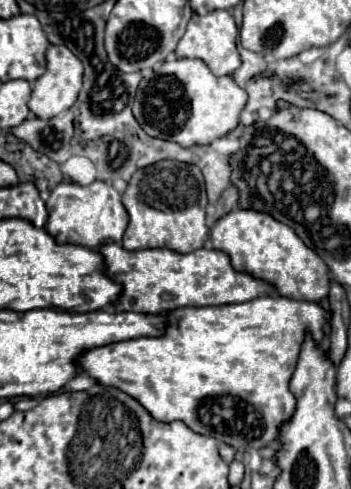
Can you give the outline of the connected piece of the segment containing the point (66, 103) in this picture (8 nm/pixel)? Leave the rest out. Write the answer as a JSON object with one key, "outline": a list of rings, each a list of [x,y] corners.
{"outline":[[[49,45],[49,49],[45,51],[45,59],[47,59],[47,69],[33,83],[33,93],[29,99],[29,109],[39,119],[51,119],[67,111],[75,103],[83,83],[83,64],[69,49],[65,49],[65,45]]]}

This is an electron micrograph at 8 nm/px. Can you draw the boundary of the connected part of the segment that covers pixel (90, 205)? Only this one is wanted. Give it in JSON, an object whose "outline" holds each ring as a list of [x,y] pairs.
{"outline":[[[93,181],[91,185],[59,183],[47,199],[47,231],[57,243],[73,243],[89,249],[97,249],[103,243],[121,243],[129,215],[121,203],[121,195],[103,181]]]}

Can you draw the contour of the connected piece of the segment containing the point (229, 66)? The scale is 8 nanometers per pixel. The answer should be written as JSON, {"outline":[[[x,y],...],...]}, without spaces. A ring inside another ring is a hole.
{"outline":[[[213,11],[203,17],[193,15],[187,25],[185,35],[181,37],[181,41],[175,49],[175,55],[201,59],[207,63],[207,67],[215,75],[231,75],[241,65],[241,57],[237,53],[237,35],[239,35],[239,29],[229,11]]]}

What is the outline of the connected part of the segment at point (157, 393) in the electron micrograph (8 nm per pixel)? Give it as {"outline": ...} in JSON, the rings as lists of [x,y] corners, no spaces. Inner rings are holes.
{"outline":[[[261,295],[253,301],[245,301],[245,303],[237,303],[237,305],[219,305],[219,307],[179,307],[173,311],[165,311],[165,333],[159,337],[137,337],[137,339],[127,339],[127,341],[119,341],[119,343],[109,343],[103,347],[95,347],[95,349],[87,349],[85,353],[81,353],[77,357],[77,365],[83,373],[91,375],[97,383],[101,385],[109,385],[109,387],[117,387],[123,393],[131,395],[133,399],[137,399],[157,421],[161,423],[171,423],[171,421],[183,421],[189,429],[193,429],[195,433],[201,435],[209,435],[215,437],[221,443],[227,443],[235,449],[261,449],[267,443],[277,439],[277,429],[281,425],[281,421],[287,421],[293,411],[295,411],[295,397],[289,391],[289,379],[293,375],[293,367],[297,363],[299,357],[299,349],[301,343],[305,339],[305,333],[311,331],[315,341],[323,339],[323,323],[331,317],[327,311],[323,311],[321,305],[317,303],[309,303],[309,301],[295,301],[289,297],[281,297],[281,295]]]}

